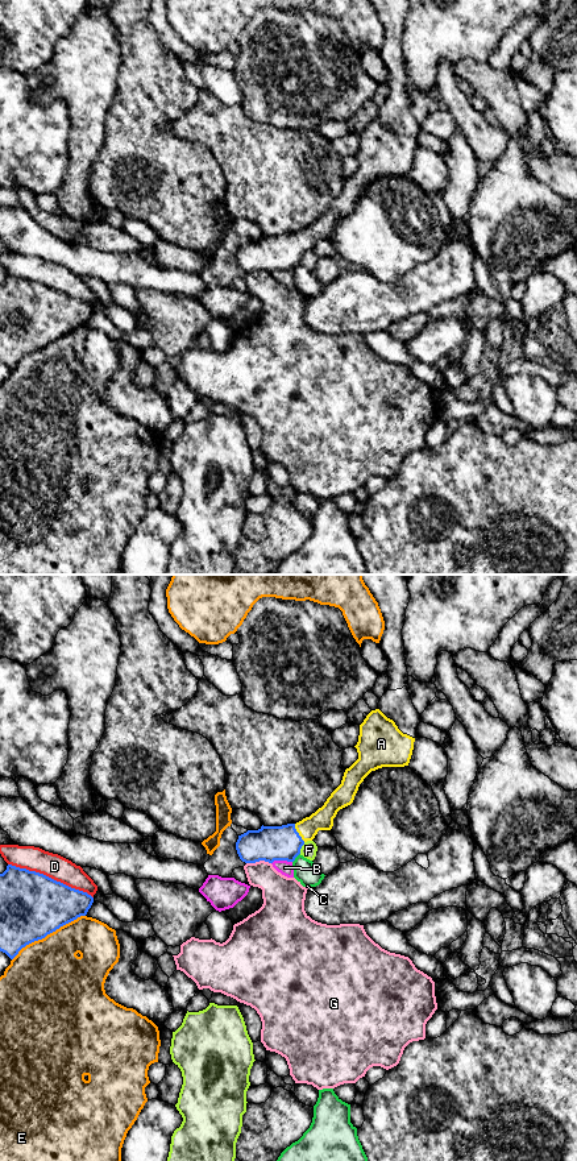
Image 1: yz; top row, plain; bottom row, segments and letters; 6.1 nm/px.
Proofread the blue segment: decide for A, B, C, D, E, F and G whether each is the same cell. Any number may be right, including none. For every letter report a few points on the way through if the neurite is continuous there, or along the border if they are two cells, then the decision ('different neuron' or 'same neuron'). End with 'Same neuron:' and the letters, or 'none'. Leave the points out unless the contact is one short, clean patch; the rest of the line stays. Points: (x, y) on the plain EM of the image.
A: runs through yz (269, 253), (282, 253), (298, 243), (323, 228); same neuron
B: different neuron
C: different neuron
D: different neuron
E: different neuron
F: different neuron
G: different neuron
Same neuron: A

